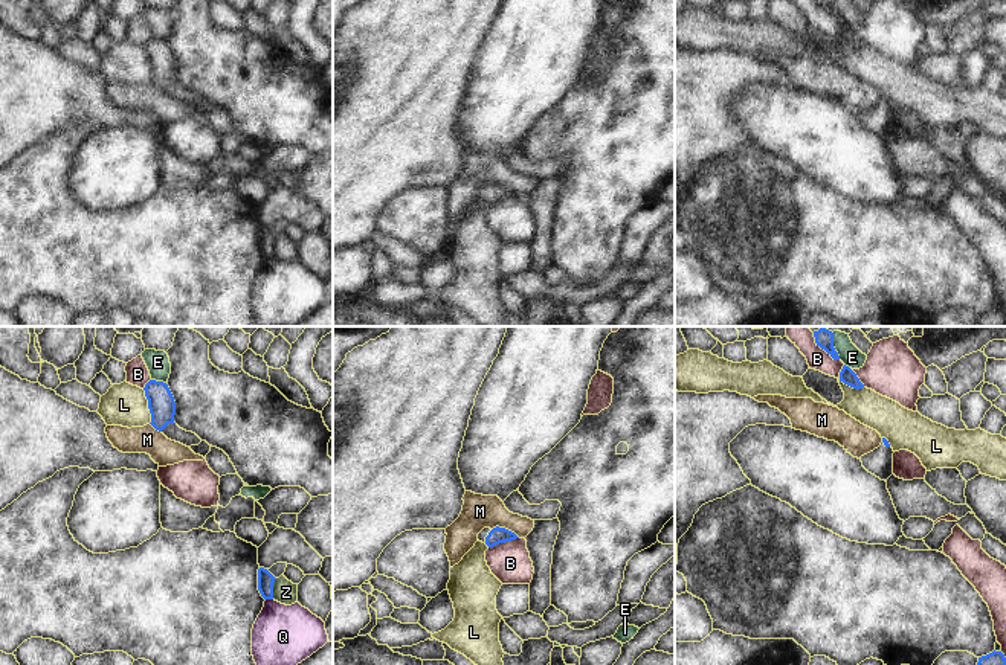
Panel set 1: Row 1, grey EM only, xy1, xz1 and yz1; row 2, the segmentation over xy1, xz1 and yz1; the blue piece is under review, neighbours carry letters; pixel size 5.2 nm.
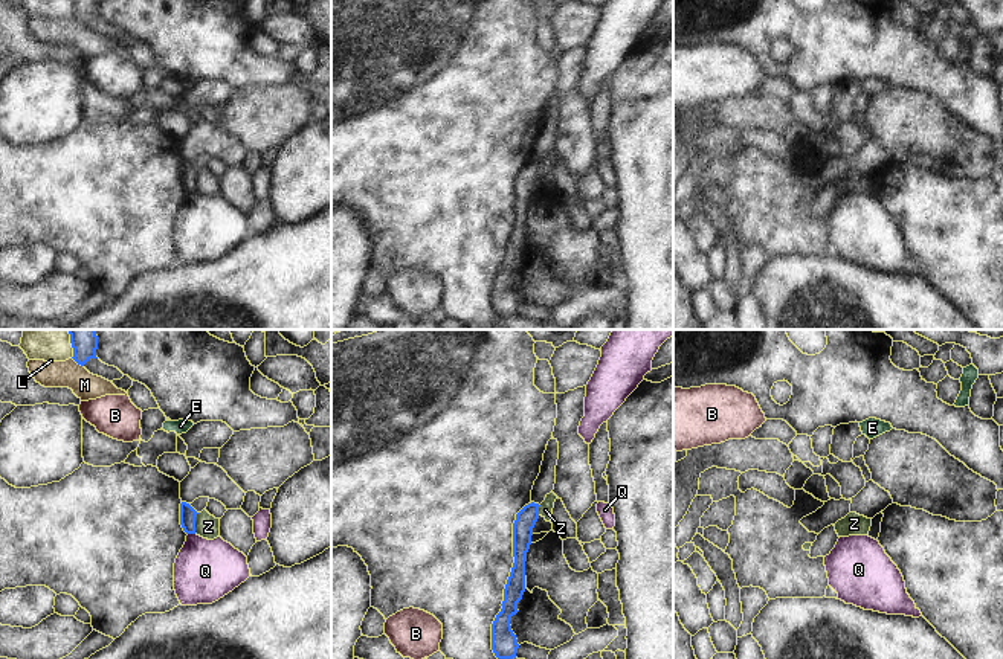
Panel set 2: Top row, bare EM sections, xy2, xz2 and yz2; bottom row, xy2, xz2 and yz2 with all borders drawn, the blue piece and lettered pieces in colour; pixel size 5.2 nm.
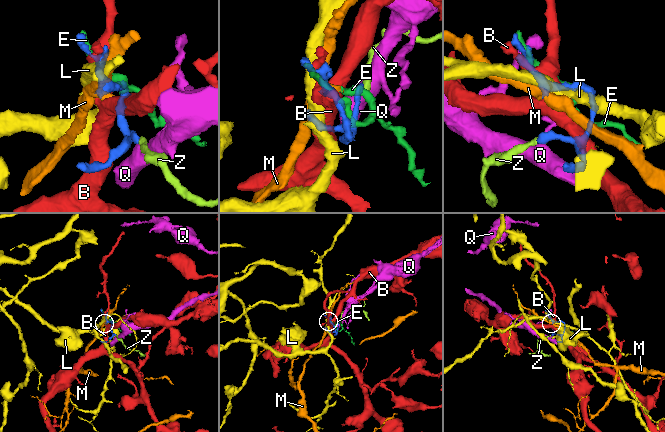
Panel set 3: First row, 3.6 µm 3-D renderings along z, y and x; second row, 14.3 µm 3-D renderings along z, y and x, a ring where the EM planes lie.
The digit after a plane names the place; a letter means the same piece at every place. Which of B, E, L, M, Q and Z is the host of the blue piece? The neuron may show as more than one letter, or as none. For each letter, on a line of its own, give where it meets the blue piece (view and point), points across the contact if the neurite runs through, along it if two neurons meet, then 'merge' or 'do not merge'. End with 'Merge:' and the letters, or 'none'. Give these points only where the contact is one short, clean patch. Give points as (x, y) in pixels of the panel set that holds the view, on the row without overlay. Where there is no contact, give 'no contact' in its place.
B: xz1 (502, 200) | do not merge
E: xy1 (159, 40) | do not merge
L: xy1 (148, 64) | along xy1 (142, 48), (147, 57), (150, 81) | do not merge
M: xz1 (504, 186) | along xz1 (492, 186), (502, 185), (519, 195) | do not merge
Q: xy1 (269, 257) | along xy1 (266, 257), (272, 258) | do not merge
Z: xy1 (272, 247) | along xy1 (277, 237), (272, 246), (272, 257) | do not merge
Merge: none

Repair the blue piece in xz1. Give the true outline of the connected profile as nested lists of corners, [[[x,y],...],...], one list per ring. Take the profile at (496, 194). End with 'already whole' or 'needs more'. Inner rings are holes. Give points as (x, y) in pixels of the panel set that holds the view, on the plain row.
[[[484,186],[479,192],[478,192],[478,198],[485,201],[488,206],[493,206],[499,201],[505,201],[505,200],[511,200],[519,197],[514,191],[505,188],[505,186]]]; needs more

